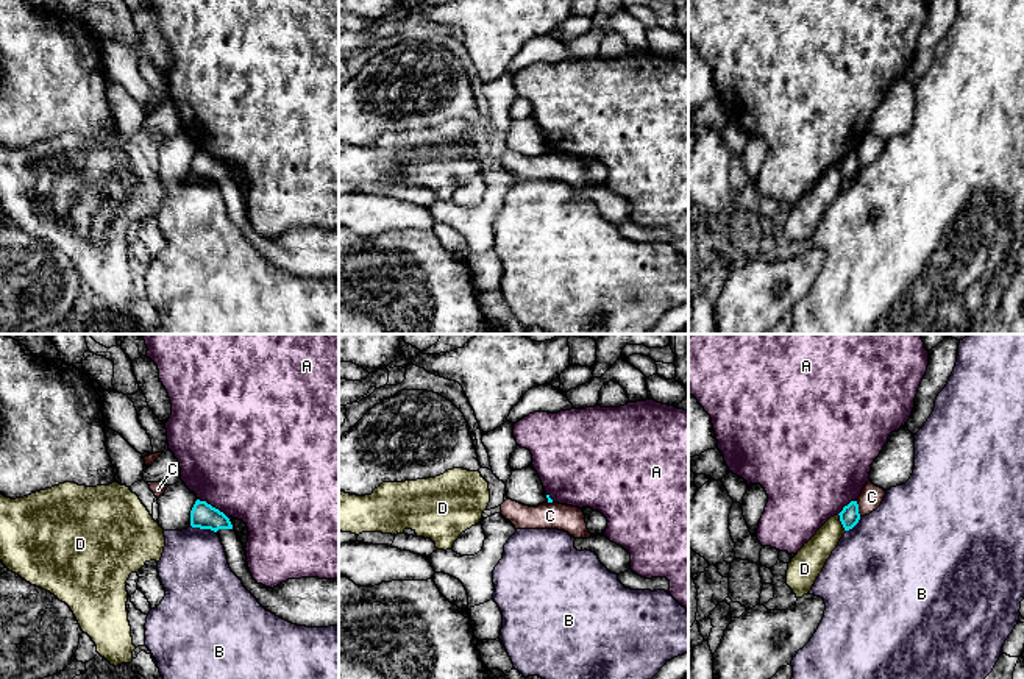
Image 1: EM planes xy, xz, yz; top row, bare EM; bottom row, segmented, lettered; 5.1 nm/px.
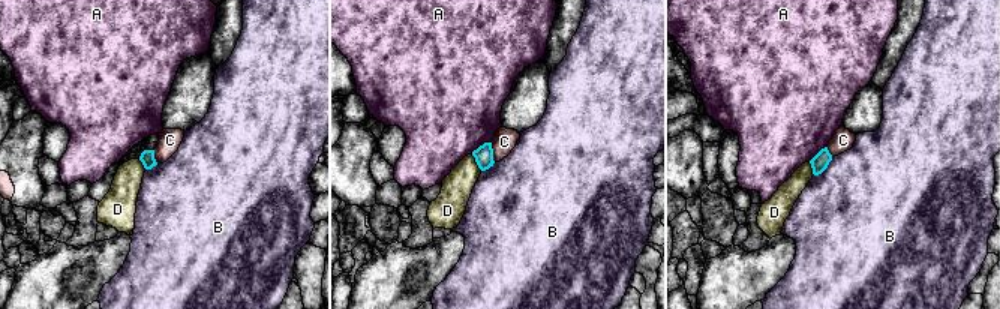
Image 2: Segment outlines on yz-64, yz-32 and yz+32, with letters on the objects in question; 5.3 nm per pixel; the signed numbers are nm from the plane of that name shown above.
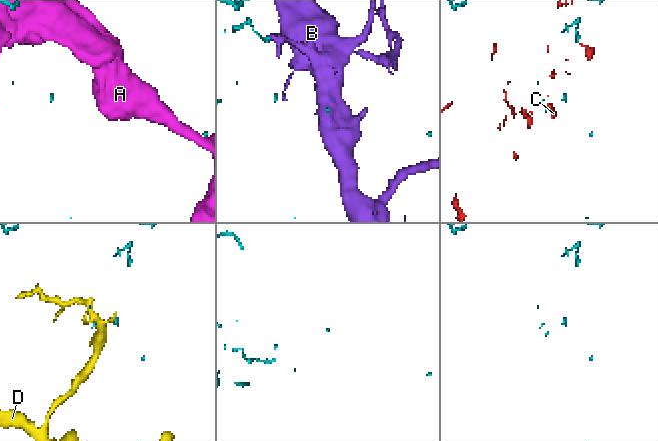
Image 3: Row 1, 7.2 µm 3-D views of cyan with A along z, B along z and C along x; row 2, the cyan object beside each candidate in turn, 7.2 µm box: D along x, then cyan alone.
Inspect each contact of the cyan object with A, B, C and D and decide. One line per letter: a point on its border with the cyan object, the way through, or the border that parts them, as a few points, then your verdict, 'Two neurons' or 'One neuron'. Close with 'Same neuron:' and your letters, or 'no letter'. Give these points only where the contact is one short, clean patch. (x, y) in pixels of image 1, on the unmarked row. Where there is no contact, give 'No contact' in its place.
A: Touches cyan at xy (214, 158). Two neurons
B: Touches cyan at xy (203, 178). Two neurons
C: Touches cyan at yz (857, 159). Two neurons
D: Touches cyan at yz (842, 174). Two neurons
Same neuron: no letter

